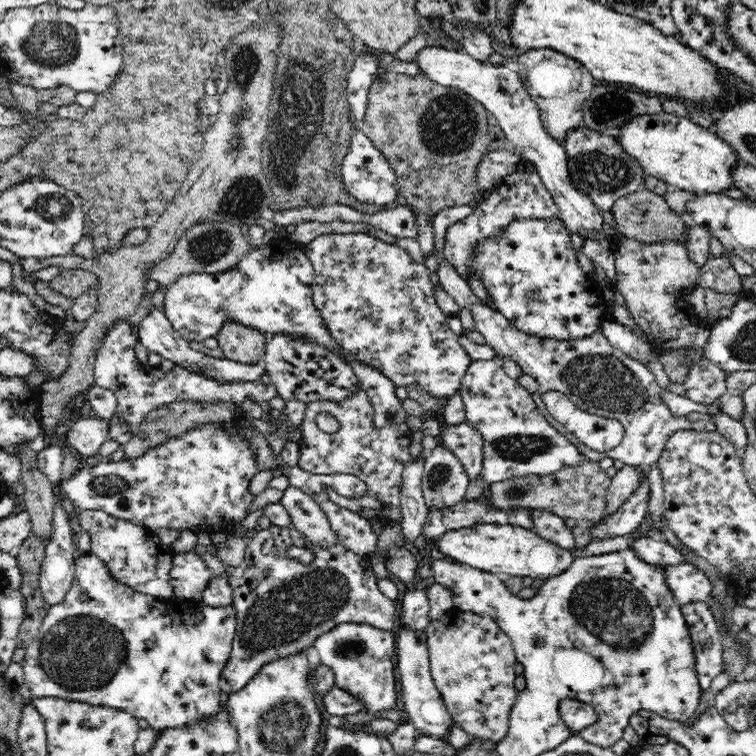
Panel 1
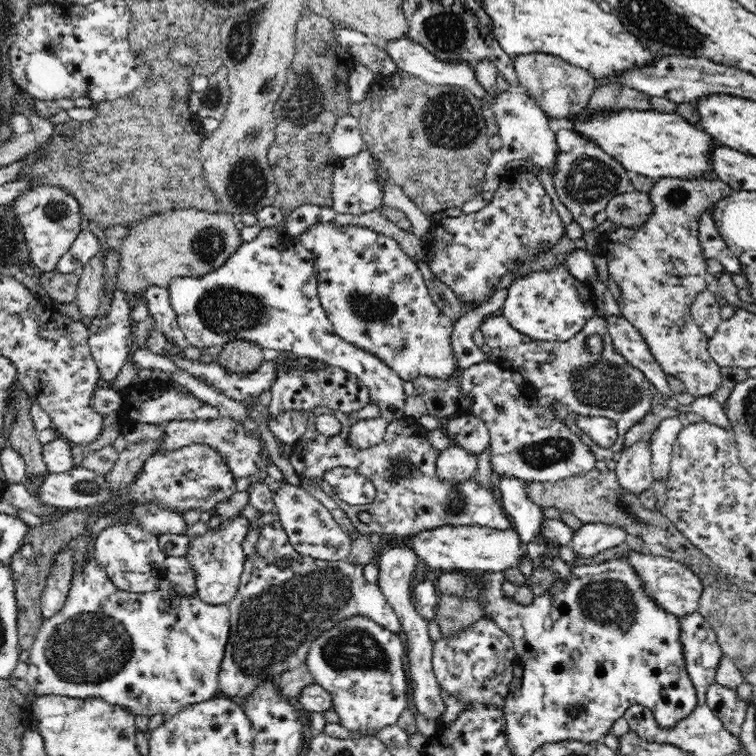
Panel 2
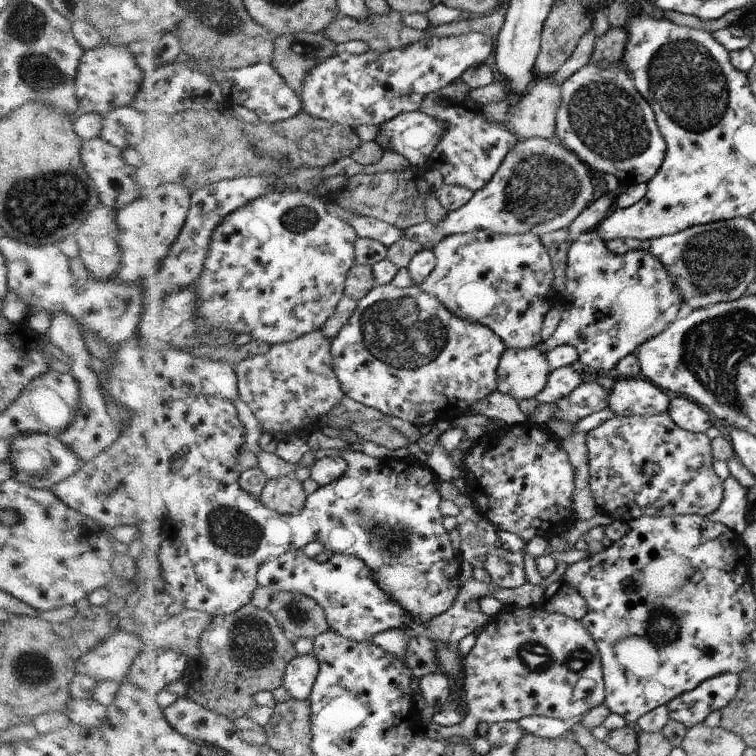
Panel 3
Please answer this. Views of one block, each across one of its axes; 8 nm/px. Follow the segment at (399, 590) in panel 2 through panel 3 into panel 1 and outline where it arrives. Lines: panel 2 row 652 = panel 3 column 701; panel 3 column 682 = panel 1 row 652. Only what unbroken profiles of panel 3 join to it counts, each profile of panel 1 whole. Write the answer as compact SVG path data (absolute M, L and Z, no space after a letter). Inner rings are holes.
M396 630L396 636L398 637L398 670L400 670L400 678L402 678L402 702L406 706L407 716L410 719L405 719L414 724L414 727L420 731L420 733L426 737L436 737L444 740L444 736L448 733L448 730L454 725L451 715L448 713L448 709L444 704L444 699L440 696L440 691L436 688L431 675L431 662L429 661L428 646L426 646L425 632L416 630Z

